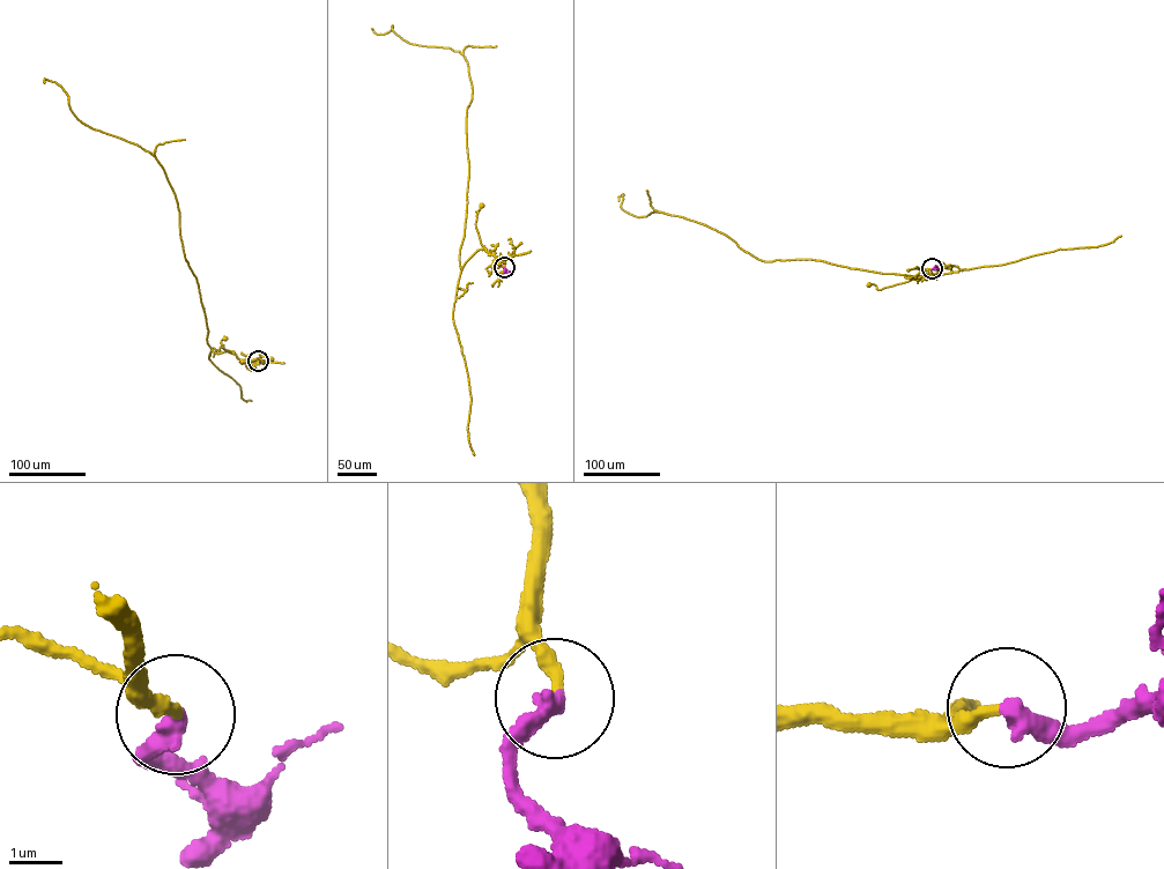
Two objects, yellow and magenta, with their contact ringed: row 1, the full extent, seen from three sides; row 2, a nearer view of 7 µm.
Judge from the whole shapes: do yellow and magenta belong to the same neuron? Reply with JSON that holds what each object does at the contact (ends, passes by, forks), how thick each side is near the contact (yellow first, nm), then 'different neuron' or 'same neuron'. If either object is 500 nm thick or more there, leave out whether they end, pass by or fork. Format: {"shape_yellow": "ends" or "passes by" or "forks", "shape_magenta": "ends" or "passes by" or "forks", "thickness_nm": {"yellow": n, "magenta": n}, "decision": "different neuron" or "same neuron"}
{"shape_yellow": "ends", "shape_magenta": "ends", "thickness_nm": {"yellow": 260, "magenta": 360}, "decision": "same neuron"}

